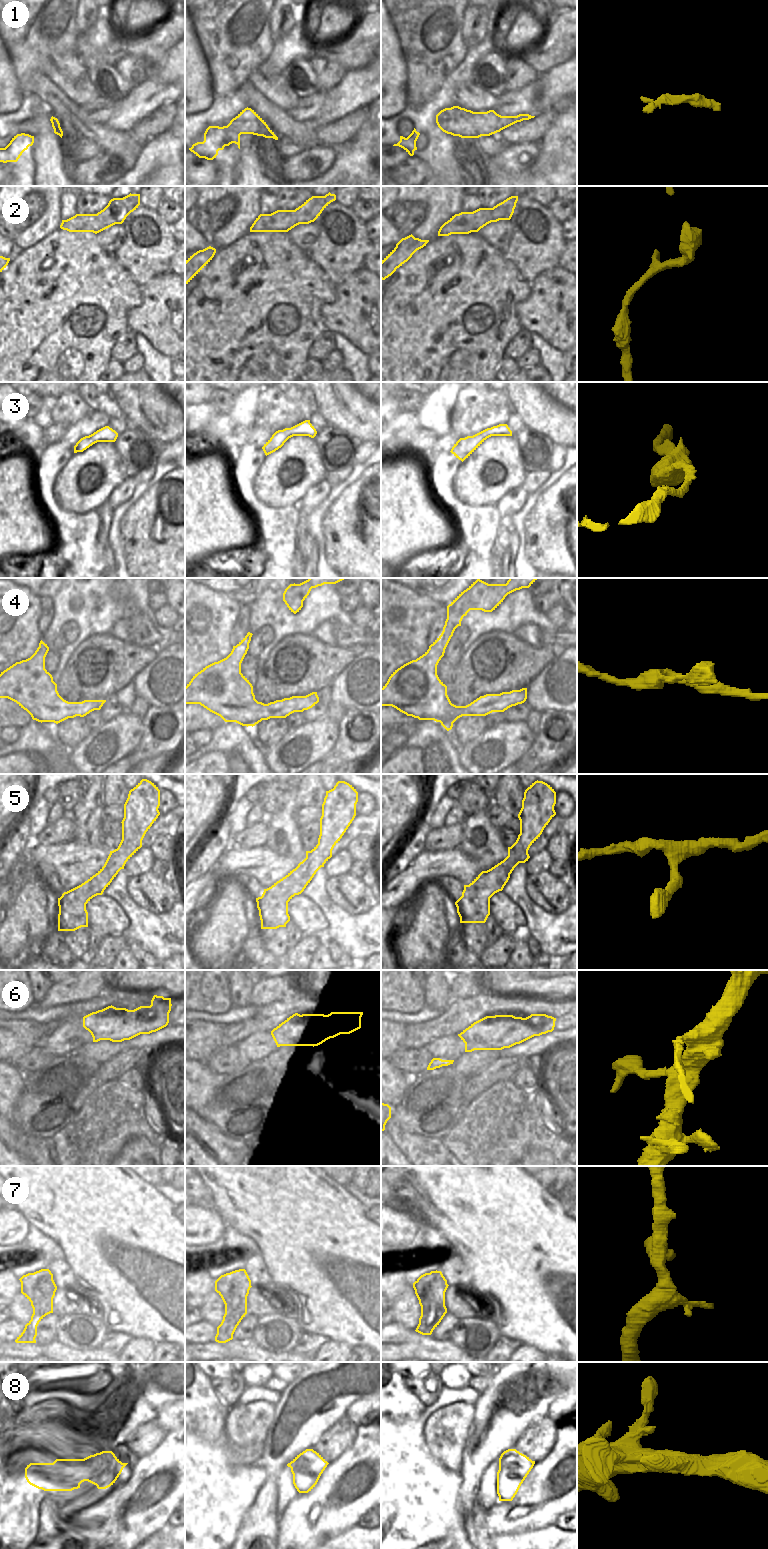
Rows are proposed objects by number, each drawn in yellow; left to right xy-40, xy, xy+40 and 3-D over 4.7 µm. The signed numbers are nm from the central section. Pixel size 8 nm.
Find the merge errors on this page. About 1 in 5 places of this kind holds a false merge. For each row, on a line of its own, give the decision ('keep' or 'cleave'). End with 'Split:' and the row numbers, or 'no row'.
1: keep
2: keep
3: keep
4: keep
5: keep
6: keep
7: keep
8: keep
Split: no row

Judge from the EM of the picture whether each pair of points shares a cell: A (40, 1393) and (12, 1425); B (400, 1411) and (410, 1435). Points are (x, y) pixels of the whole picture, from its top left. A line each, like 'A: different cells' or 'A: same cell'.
A: different cells
B: different cells

